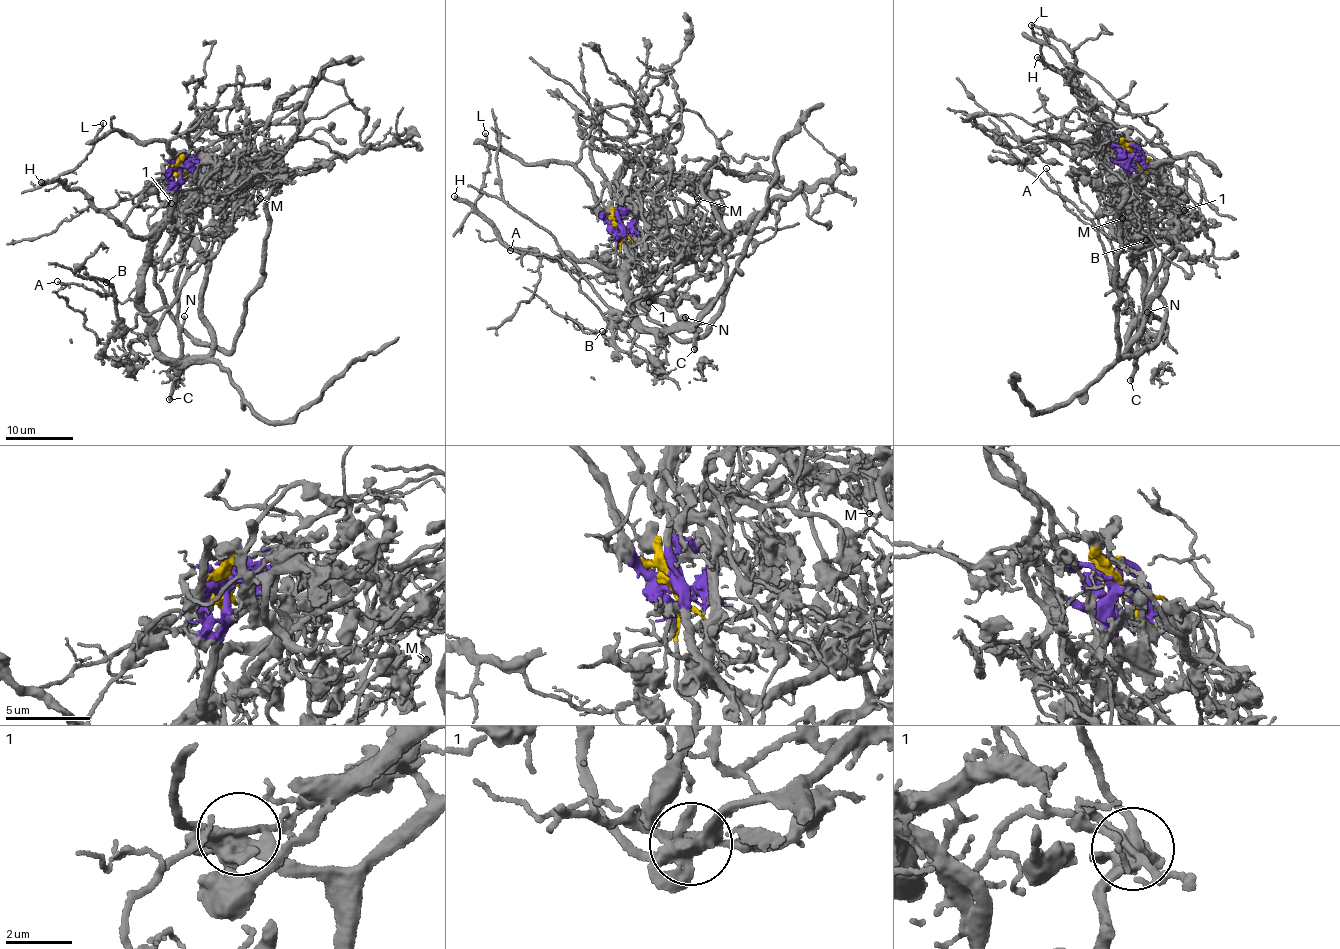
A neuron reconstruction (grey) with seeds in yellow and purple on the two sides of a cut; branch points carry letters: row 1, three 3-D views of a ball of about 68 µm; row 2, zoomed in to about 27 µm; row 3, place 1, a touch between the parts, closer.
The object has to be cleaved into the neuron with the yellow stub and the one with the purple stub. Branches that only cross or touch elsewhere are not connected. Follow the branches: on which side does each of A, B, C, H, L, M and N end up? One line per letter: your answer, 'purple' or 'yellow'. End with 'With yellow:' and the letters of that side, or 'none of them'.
A: purple
B: purple
C: yellow
H: purple
L: purple
M: purple
N: yellow
With yellow: C, N

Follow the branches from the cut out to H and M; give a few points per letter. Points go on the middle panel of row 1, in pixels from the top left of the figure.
H: (618, 227), (613, 233), (613, 253), (598, 259), (542, 255), (509, 247), (482, 217), (454, 196)
M: (618, 227), (617, 207), (620, 204), (653, 200), (655, 195), (666, 193), (675, 182), (682, 180), (698, 197)

